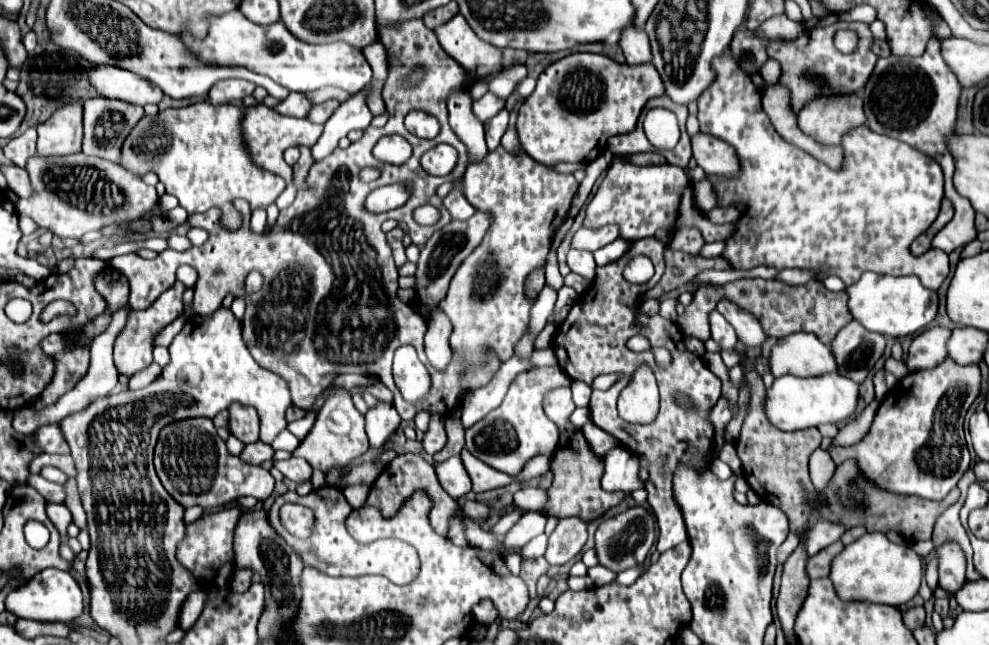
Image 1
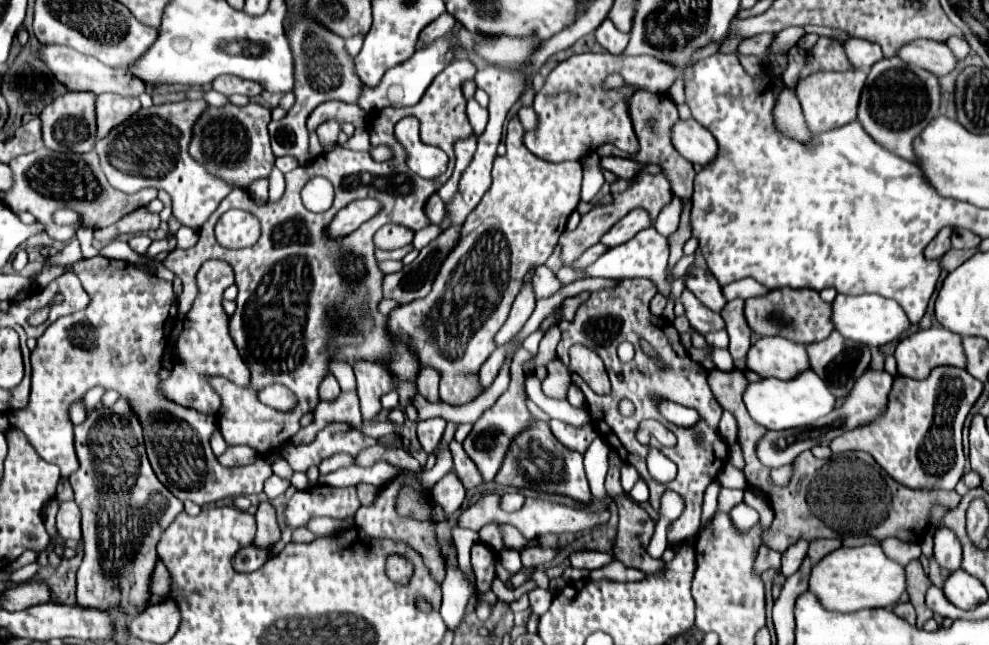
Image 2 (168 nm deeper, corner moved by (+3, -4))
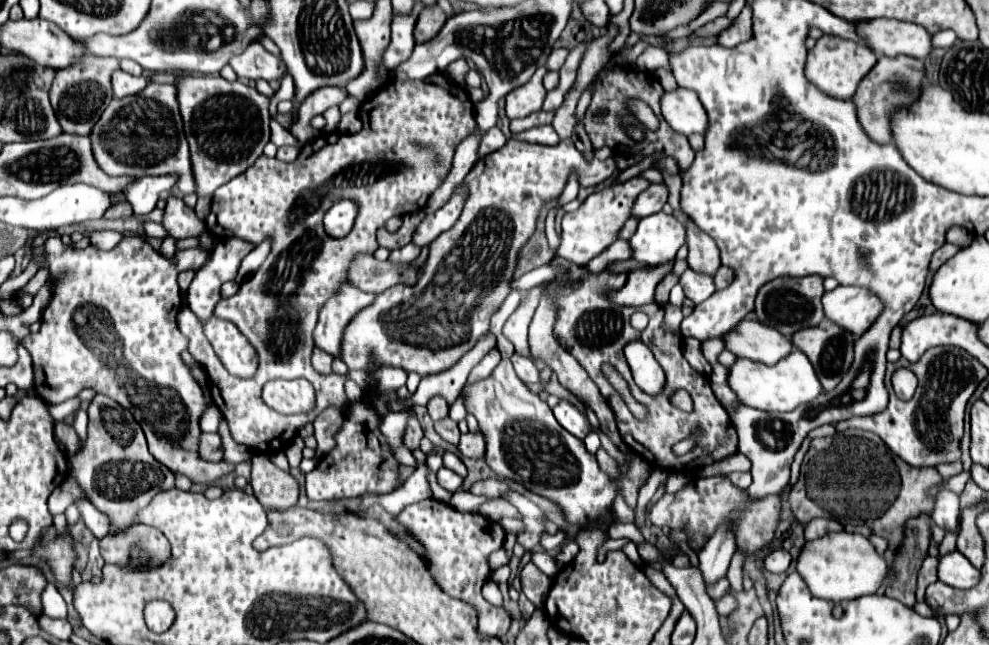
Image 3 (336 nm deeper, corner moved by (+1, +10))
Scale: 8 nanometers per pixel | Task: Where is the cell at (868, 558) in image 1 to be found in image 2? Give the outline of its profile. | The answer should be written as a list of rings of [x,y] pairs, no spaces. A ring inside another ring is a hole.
[[[866,544],[858,548],[838,548],[824,556],[810,570],[808,590],[818,598],[822,608],[836,612],[854,612],[864,608],[894,606],[906,592],[904,566],[886,558],[880,544]]]

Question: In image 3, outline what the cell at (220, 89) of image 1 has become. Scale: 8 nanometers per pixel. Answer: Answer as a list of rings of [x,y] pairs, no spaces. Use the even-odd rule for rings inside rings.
[[[252,42],[240,56],[230,58],[230,66],[238,74],[238,78],[248,80],[272,82],[282,78],[286,72],[286,66],[258,42]]]

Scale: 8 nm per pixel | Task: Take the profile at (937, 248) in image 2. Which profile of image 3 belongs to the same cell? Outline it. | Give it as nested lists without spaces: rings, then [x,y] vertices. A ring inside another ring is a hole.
[[[954,226],[954,228],[950,228],[950,230],[946,232],[946,242],[958,244],[958,246],[962,246],[962,248],[968,246],[970,240],[972,240],[972,234],[970,234],[966,228],[958,228],[958,226]]]

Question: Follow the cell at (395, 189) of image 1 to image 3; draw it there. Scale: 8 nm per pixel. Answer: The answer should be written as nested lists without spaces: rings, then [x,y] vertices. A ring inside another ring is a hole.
[[[340,200],[324,214],[324,228],[334,238],[342,238],[352,230],[354,218],[358,214],[358,202],[354,200]]]

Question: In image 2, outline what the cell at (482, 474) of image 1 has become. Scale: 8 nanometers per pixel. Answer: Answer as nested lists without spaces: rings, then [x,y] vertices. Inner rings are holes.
[[[456,440],[450,442],[450,454],[452,454],[452,460],[454,460],[454,470],[460,478],[460,482],[464,484],[464,488],[474,488],[474,486],[482,484],[480,472],[476,472],[476,466],[468,458],[468,454],[464,452],[460,442],[456,442]]]

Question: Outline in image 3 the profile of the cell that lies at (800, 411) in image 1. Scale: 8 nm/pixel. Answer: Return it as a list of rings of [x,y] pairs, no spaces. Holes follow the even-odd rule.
[[[792,350],[790,356],[786,356],[774,366],[738,358],[736,364],[730,368],[728,384],[738,394],[742,404],[764,410],[764,412],[792,412],[800,404],[806,404],[824,392],[810,360],[800,350]]]

